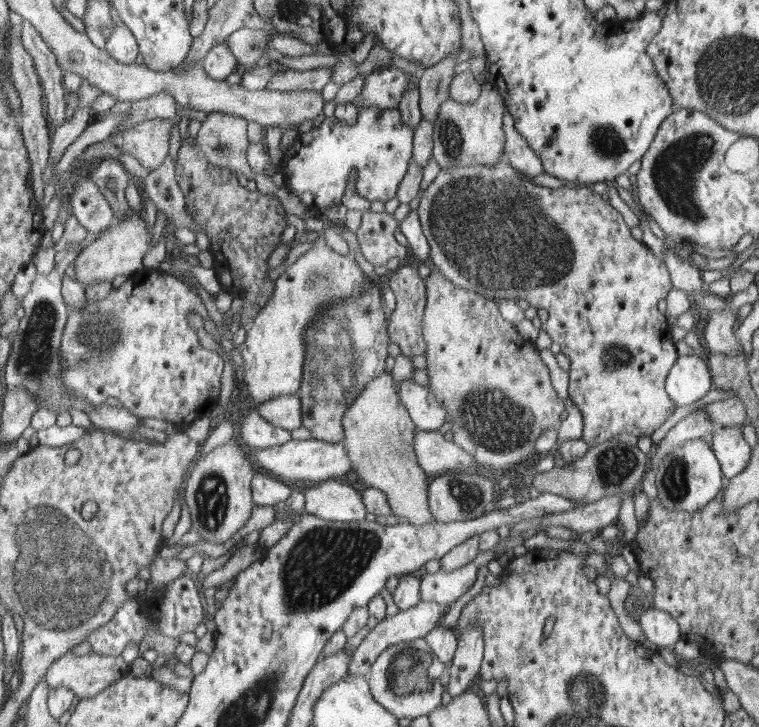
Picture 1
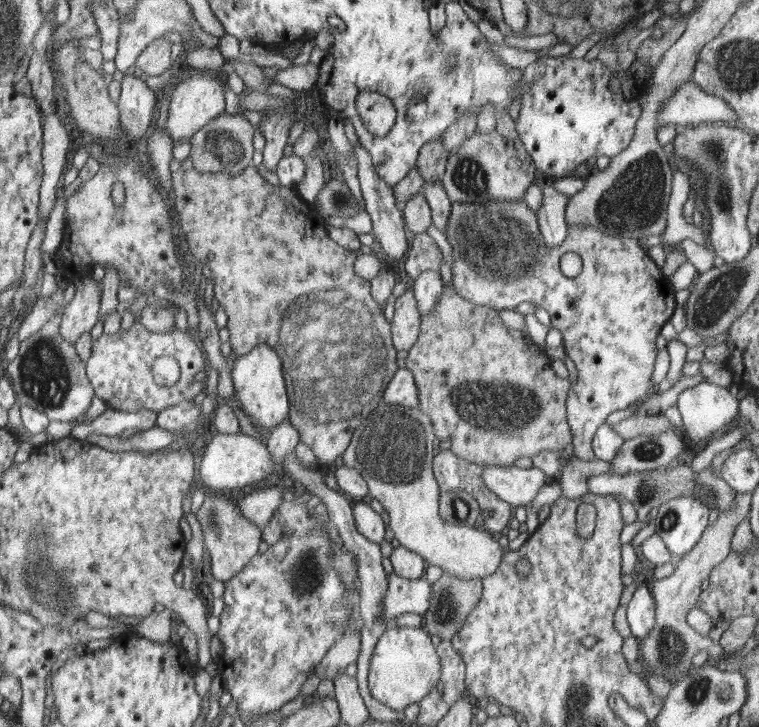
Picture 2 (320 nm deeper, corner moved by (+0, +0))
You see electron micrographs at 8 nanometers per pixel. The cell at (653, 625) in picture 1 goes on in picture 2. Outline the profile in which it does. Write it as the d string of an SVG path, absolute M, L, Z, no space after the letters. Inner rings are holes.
M637 586L627 606L627 624L631 634L642 640L652 632L656 624L656 608L650 588Z

